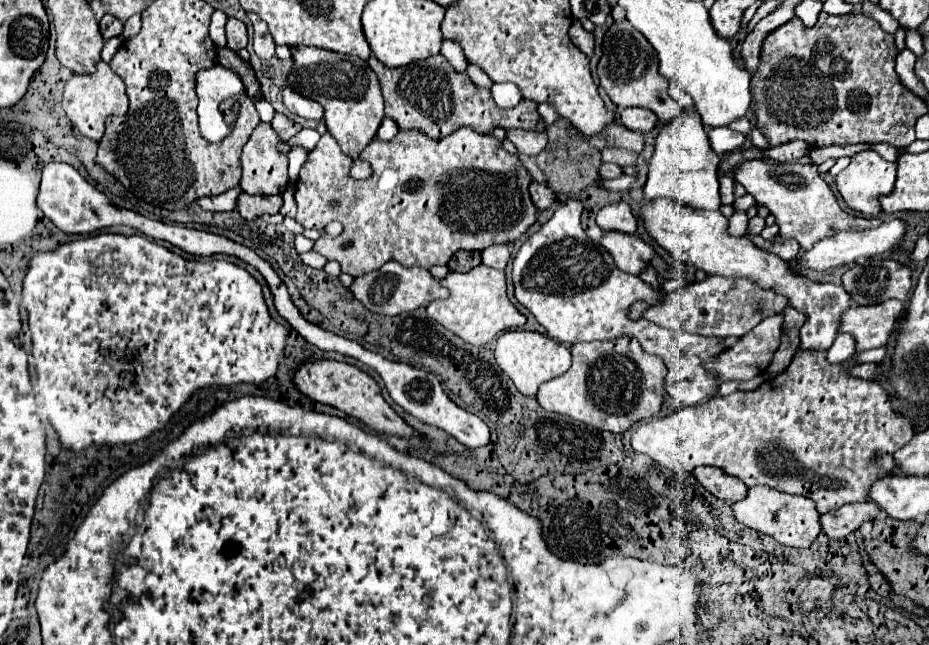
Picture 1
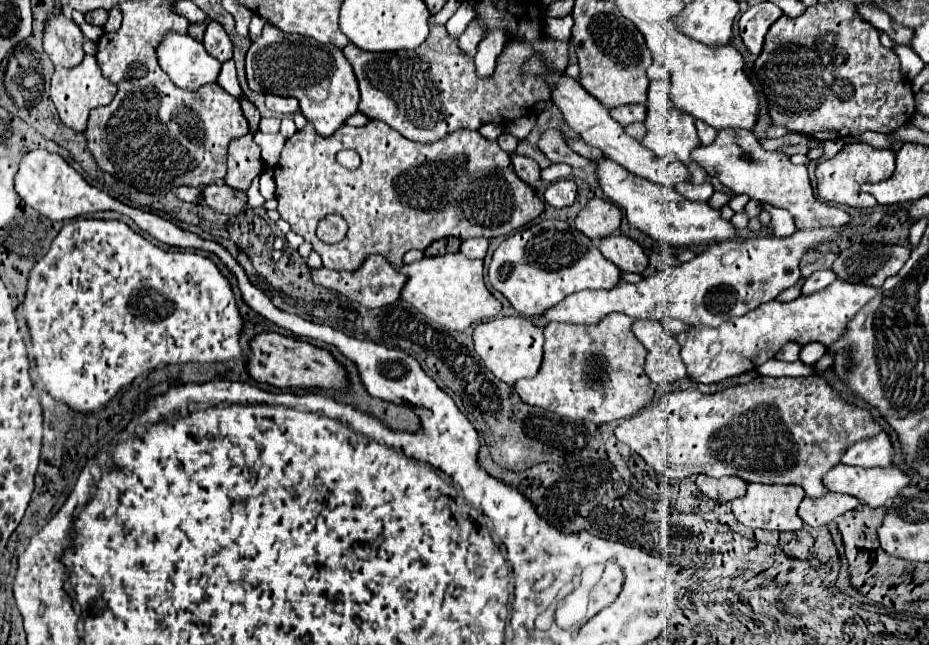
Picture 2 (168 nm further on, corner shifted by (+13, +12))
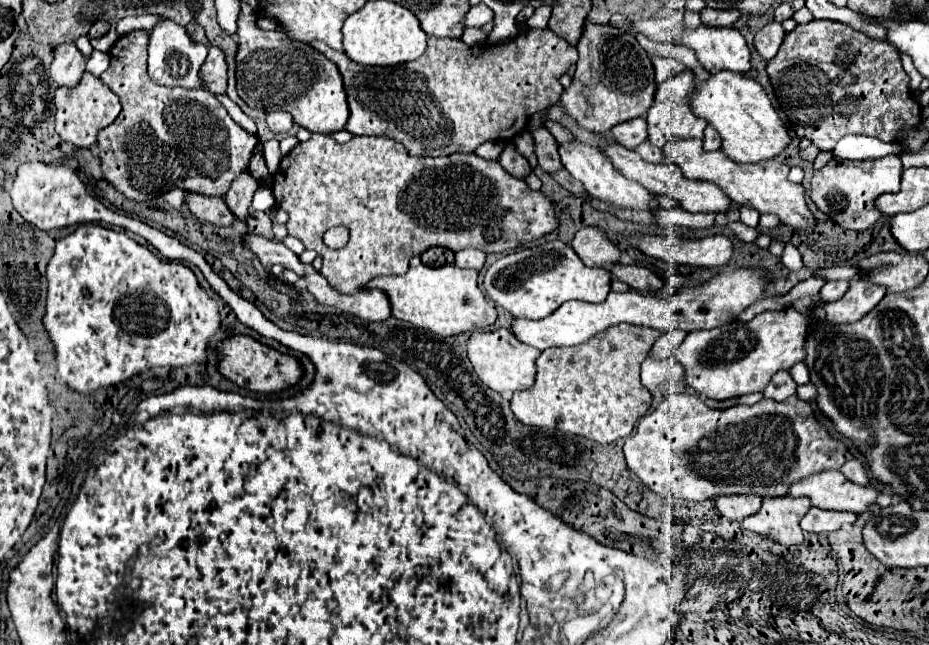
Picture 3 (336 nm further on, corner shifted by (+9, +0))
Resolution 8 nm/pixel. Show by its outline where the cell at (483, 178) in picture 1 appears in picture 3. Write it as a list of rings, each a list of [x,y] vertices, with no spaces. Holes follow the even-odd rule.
[[[312,134],[310,140],[300,142],[282,158],[278,172],[272,176],[272,192],[276,206],[290,216],[286,224],[288,234],[324,258],[320,274],[342,294],[364,288],[376,276],[404,274],[410,258],[420,256],[432,246],[442,246],[452,252],[478,248],[492,254],[514,250],[558,228],[550,198],[510,176],[498,160],[484,160],[474,152],[452,154],[448,158],[416,158],[410,156],[400,142],[386,136],[356,136],[346,144],[338,144],[332,136]],[[340,224],[350,230],[350,240],[342,250],[330,250],[324,246],[322,236],[328,228]]]

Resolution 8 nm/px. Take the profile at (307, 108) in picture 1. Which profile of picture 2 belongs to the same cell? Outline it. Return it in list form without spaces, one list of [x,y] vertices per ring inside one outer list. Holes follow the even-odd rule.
[[[266,96],[266,108],[276,114],[294,114],[298,112],[298,100],[284,96]]]

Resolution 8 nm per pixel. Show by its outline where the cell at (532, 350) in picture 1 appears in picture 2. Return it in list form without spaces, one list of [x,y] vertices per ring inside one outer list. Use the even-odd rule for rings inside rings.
[[[510,316],[510,318],[492,318],[488,322],[482,322],[474,328],[474,350],[486,362],[486,368],[500,378],[506,384],[514,384],[520,378],[532,378],[536,376],[540,364],[542,364],[542,328],[536,328],[530,318],[524,316]]]

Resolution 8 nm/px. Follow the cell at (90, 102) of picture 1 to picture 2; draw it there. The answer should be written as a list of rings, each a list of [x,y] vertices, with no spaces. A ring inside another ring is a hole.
[[[86,54],[84,60],[74,68],[56,68],[56,72],[52,74],[52,80],[50,80],[50,98],[58,110],[58,116],[64,126],[68,126],[76,132],[86,130],[88,112],[92,108],[110,104],[110,100],[116,96],[116,90],[118,90],[116,84],[112,84],[108,78],[102,76],[96,58],[90,54]]]

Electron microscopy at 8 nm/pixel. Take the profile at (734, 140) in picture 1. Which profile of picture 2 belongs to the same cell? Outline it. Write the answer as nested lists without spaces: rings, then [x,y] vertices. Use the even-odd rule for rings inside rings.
[[[696,120],[696,128],[698,128],[698,138],[702,144],[712,144],[712,140],[716,138],[716,132],[712,132],[712,128],[708,128],[708,124],[704,124],[704,120]]]

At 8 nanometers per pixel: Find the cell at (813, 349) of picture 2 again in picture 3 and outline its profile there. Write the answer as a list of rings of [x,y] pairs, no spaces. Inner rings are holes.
[[[804,362],[794,364],[794,366],[790,368],[790,374],[792,374],[792,378],[794,378],[794,382],[796,382],[796,384],[806,384],[806,382],[810,382],[810,376],[808,376],[808,366],[806,366]]]

